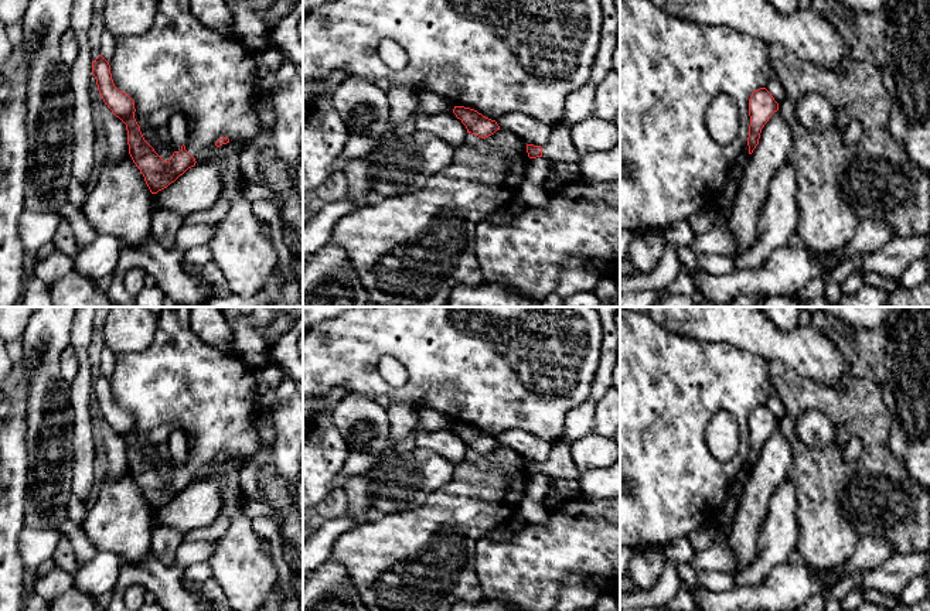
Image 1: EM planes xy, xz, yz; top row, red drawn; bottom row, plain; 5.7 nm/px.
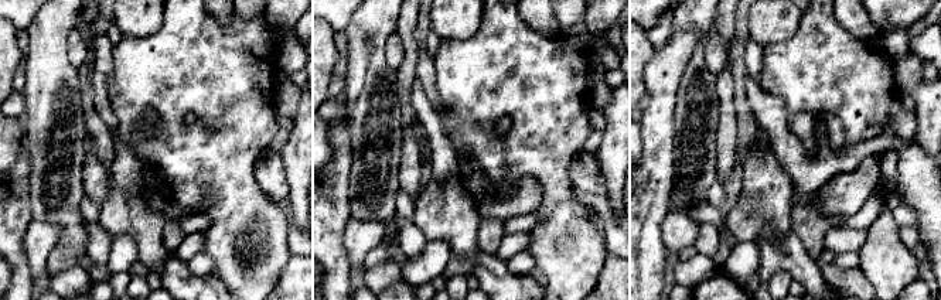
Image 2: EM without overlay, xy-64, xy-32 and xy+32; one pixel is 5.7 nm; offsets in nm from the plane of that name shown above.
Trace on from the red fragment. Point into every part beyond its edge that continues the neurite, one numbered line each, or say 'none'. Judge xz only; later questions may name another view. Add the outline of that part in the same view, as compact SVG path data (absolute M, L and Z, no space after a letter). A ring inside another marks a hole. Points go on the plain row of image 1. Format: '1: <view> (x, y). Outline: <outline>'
1: xz (559, 464). Outline: M563 441L553 443L548 460L542 464L542 474L555 479L578 479L580 477L572 460L569 444Z

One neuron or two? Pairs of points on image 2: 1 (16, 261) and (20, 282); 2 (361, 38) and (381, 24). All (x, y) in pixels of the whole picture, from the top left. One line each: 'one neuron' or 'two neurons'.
1: one neuron
2: one neuron

